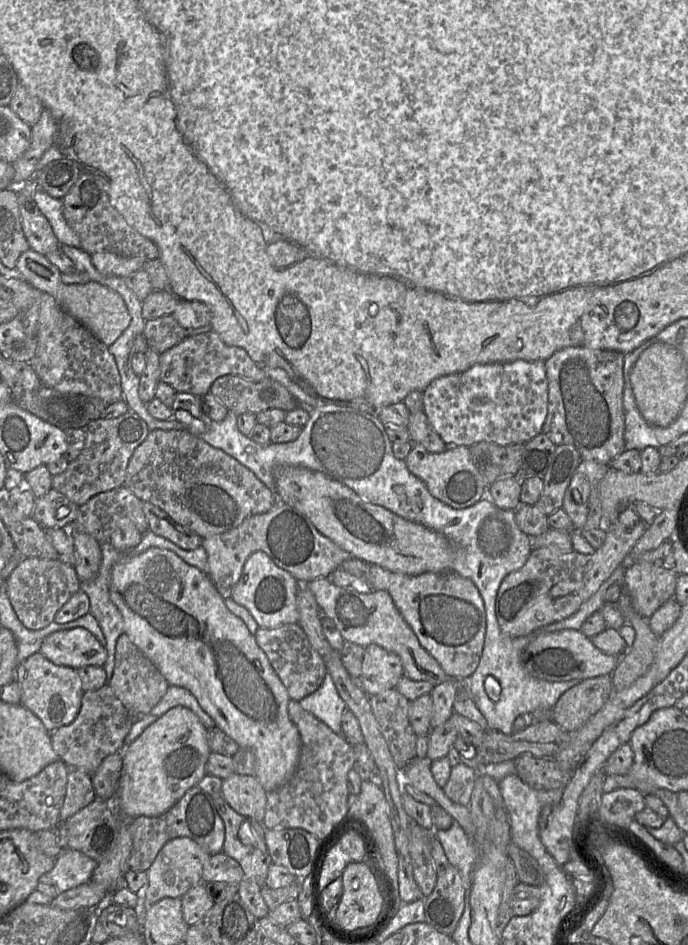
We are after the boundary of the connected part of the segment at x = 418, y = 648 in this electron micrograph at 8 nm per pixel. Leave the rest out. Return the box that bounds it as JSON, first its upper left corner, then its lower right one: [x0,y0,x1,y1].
[306,578,450,686]

